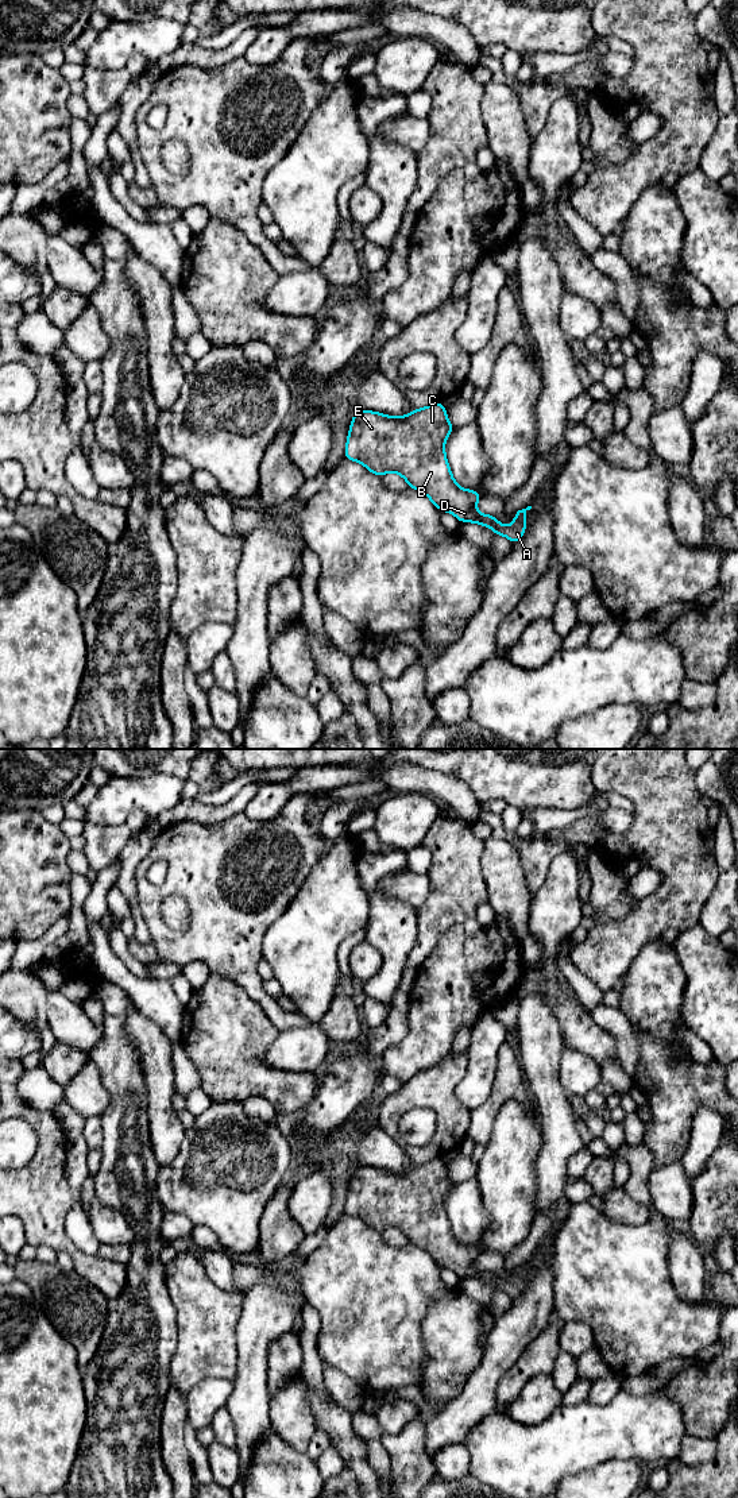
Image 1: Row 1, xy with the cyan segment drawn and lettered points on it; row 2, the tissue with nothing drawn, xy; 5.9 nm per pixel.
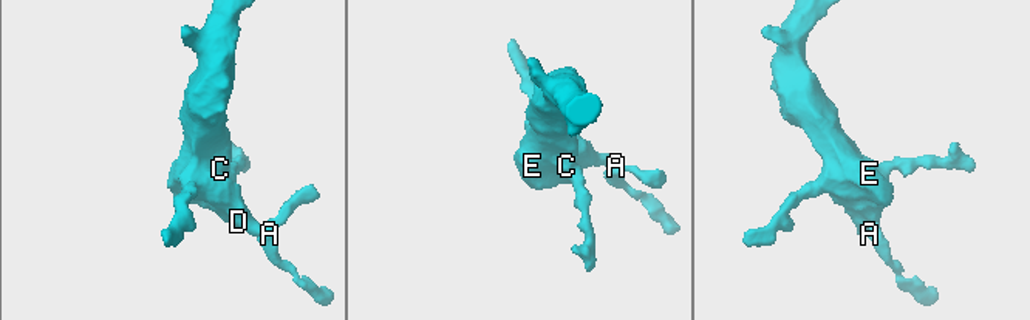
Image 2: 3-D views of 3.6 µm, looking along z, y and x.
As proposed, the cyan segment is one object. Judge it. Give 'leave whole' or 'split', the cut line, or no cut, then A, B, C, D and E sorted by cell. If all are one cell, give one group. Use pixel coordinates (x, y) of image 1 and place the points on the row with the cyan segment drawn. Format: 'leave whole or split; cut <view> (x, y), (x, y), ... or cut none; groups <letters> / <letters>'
leave whole; cut none; groups A B C D E

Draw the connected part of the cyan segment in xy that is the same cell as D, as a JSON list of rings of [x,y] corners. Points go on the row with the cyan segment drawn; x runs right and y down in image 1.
[[[444,402],[414,409],[402,417],[359,409],[352,414],[344,457],[363,464],[379,478],[398,472],[440,511],[453,514],[461,524],[487,526],[513,544],[519,543],[532,506],[518,510],[511,526],[502,525],[492,514],[480,514],[476,510],[480,493],[460,487],[448,464],[444,447],[453,429]]]

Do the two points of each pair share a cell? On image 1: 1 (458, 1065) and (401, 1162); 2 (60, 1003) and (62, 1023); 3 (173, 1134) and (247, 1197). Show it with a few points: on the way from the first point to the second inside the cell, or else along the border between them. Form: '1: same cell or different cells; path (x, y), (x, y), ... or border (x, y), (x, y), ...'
1: different cells; border (385, 1131), (416, 1163)
2: same cell; path (60, 1008), (62, 1018)
3: different cells; border (186, 1128), (180, 1151), (162, 1166)

